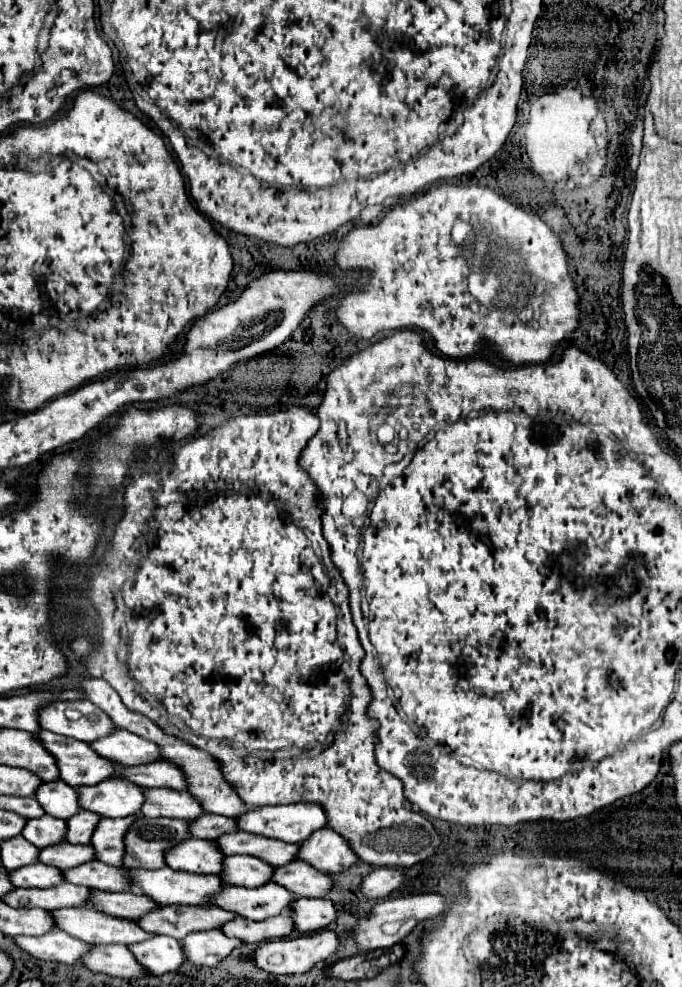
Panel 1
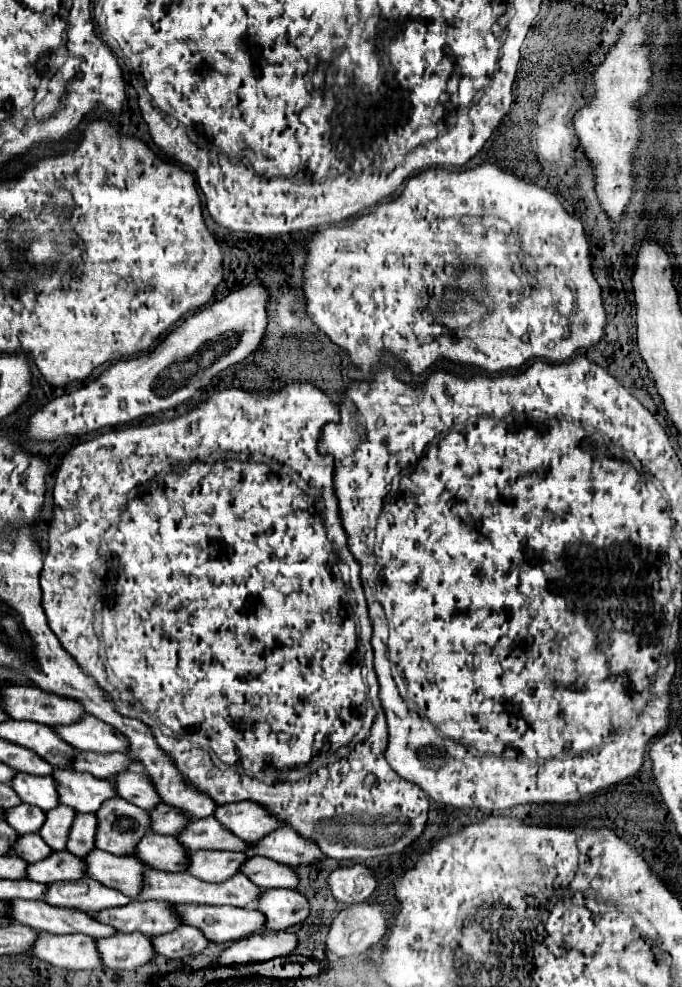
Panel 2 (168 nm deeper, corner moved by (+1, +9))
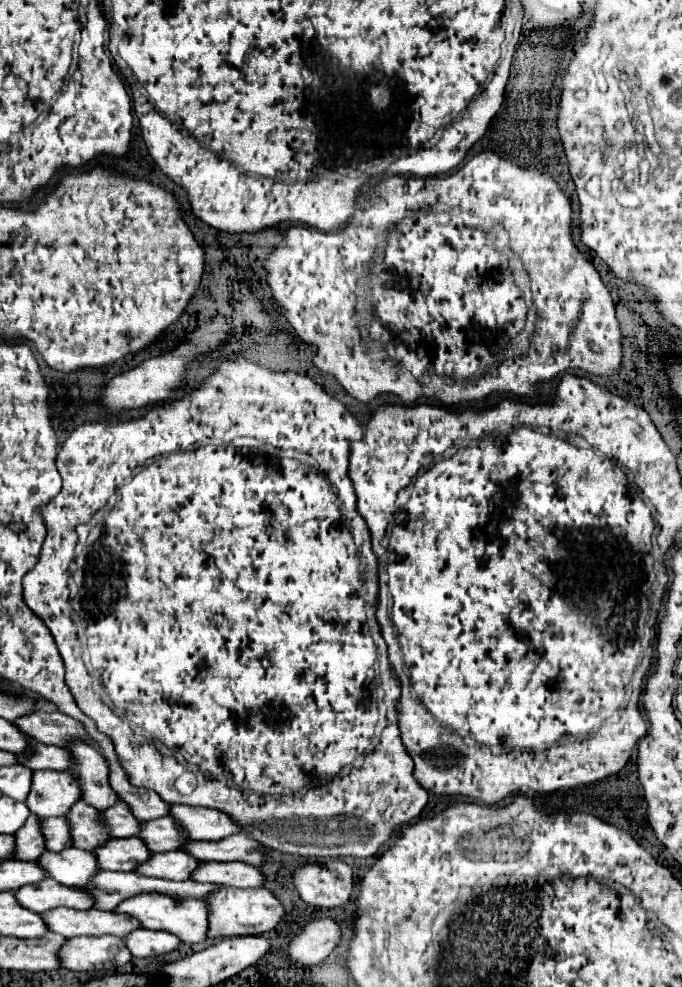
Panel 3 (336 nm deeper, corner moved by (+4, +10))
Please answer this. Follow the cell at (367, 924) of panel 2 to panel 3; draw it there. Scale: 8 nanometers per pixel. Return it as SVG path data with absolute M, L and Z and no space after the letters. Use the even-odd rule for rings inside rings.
M320 918L310 922L290 944L288 954L302 964L318 964L342 940L342 928L334 918Z

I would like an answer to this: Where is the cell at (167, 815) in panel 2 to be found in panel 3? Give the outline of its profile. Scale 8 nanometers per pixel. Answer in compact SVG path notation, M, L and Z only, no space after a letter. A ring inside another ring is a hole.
M118 802L104 810L104 820L110 824L110 836L128 838L136 836L142 830L142 822L132 814L132 808L124 802Z

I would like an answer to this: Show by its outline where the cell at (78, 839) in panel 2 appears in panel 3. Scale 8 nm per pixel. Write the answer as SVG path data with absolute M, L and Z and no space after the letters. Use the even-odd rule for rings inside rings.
M46 818L42 820L42 834L46 836L46 848L50 852L62 852L72 846L70 822L66 818Z

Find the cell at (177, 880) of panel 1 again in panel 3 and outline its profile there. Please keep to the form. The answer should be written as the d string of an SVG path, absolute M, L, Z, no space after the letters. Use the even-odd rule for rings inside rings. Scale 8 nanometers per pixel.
M74 846L62 852L46 852L46 856L38 858L38 862L46 868L46 872L50 872L50 878L58 880L60 884L80 888L90 884L100 870L94 852L86 852Z

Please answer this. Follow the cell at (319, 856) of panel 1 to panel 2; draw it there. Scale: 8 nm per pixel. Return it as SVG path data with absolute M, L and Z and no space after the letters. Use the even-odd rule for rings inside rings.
M279 827L273 833L265 835L261 841L253 843L243 851L247 857L267 857L281 865L307 865L321 859L321 851L315 843L303 841L297 831L291 827Z

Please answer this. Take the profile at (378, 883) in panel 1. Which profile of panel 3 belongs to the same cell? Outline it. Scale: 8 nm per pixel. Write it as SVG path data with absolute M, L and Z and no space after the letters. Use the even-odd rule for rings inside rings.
M342 860L308 864L294 874L294 882L300 898L318 908L344 906L354 892L352 868Z

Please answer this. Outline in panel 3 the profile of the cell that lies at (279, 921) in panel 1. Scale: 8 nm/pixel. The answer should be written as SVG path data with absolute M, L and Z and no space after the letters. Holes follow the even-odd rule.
M140 894L134 898L124 900L116 912L126 912L130 916L138 916L142 920L142 926L150 930L166 930L176 936L180 936L186 944L202 944L208 940L210 930L210 910L204 900L192 900L192 898L174 898L174 896L162 896L162 894Z

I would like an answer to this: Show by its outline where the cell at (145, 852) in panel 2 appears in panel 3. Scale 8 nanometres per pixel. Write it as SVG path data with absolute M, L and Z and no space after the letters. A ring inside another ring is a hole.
M138 836L130 838L110 838L98 852L94 852L102 870L122 870L130 872L140 864L148 862L152 852Z

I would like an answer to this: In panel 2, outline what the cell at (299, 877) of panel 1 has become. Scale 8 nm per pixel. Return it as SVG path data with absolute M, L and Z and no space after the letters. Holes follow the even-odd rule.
M251 857L241 865L243 875L247 875L257 887L269 889L269 887L289 887L295 889L299 879L295 871L287 865L277 865L275 861L269 861L267 857Z

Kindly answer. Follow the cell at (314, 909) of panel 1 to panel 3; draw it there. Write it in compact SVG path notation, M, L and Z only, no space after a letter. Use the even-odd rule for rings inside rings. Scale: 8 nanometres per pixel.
M220 888L208 898L210 904L210 938L264 934L276 928L286 910L282 902L266 888Z

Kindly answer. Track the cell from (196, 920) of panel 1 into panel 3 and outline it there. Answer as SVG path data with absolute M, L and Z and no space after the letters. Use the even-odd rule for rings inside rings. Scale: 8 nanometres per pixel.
M54 908L44 912L42 918L50 926L52 932L74 938L74 936L128 936L130 932L142 928L140 920L128 914L118 914L112 910L74 910L74 908Z

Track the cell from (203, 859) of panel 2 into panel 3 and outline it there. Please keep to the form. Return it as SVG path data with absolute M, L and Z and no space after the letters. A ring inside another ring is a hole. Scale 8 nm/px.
M162 852L154 854L150 858L150 864L142 864L142 868L138 868L136 872L168 880L188 880L200 864L202 862L188 852Z

